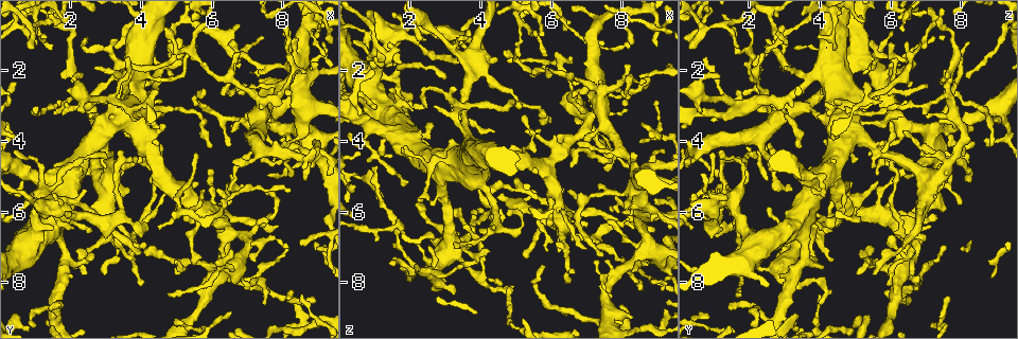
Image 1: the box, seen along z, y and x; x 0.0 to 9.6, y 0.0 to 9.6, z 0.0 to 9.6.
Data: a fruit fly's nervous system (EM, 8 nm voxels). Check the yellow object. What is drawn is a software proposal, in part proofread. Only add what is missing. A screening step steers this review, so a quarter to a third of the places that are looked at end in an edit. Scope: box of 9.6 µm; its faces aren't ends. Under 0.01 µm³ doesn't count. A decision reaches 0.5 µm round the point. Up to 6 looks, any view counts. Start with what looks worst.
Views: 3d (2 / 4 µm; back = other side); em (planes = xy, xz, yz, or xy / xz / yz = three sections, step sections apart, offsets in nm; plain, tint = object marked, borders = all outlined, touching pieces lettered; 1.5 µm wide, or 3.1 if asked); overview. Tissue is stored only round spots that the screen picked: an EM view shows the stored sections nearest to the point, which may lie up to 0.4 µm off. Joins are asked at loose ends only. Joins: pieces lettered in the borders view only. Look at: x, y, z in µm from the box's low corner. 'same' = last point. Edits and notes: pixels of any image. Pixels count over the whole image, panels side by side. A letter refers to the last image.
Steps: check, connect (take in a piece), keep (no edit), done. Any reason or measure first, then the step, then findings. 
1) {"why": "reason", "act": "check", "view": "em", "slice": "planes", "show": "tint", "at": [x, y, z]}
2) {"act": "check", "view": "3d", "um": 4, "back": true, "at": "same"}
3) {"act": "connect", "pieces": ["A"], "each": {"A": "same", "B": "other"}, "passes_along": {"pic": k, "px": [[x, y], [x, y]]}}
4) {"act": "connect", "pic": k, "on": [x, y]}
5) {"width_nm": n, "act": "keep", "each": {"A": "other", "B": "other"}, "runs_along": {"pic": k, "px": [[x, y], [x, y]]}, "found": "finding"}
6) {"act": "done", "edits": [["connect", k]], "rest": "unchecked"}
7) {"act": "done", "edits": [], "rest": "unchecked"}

{"why": "thin end", "act": "check", "view": "em", "slice": "xy", "step": 4, "show": "borders", "at": [6.50, 7.10, 1.55]}

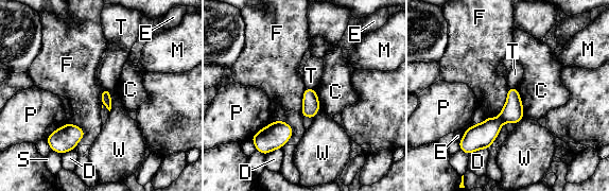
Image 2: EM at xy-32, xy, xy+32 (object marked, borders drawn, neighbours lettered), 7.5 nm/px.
{"why": "another direction", "act": "check", "view": "em", "slice": "planes", "show": "borders", "at": "same"}

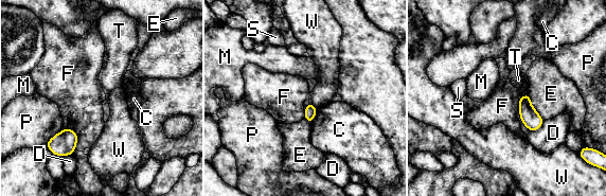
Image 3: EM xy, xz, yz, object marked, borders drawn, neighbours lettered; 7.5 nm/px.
{"act": "keep", "each": {"C": "other", "D": "other", "E": "other", "F": "other", "M": "other", "P": "other", "S": "other", "T": "other", "W": "other"}, "border": {"pic": 3, "px": [[65, 126], [77, 136], [75, 149]]}, "found": "no lettered piece goes on from it"}

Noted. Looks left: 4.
{"why": "thin end", "act": "check", "view": "3d", "um": 4, "at": [7.40, 1.00, 7.25]}

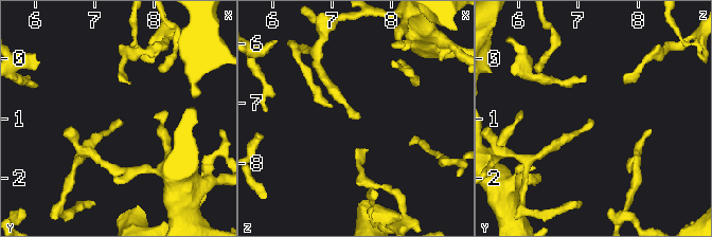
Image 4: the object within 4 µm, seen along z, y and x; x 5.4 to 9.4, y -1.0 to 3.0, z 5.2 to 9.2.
{"act": "check", "view": "em", "slice": "planes", "show": "borders", "at": [7.45, 1.05, 7.25]}

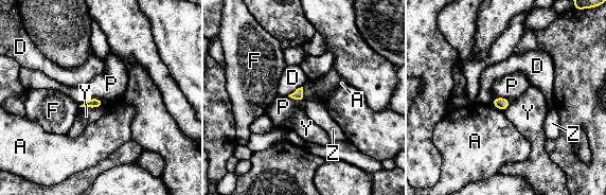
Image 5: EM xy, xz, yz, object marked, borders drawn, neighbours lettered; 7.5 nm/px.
{"longest_contact_nm": ["Y", 180], "act": "keep", "each": {"A": "other", "D": "other", "F": "other", "P": "other", "Y": "other", "Z": "other"}, "border": {"pic": 5, "px": [[303, 87], [298, 101], [288, 96]]}, "found": "no lettered piece goes on from it"}

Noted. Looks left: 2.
{"why": "free end", "act": "check", "view": "em", "slice": "planes", "show": "borders", "at": [4.75, 8.35, 1.85]}

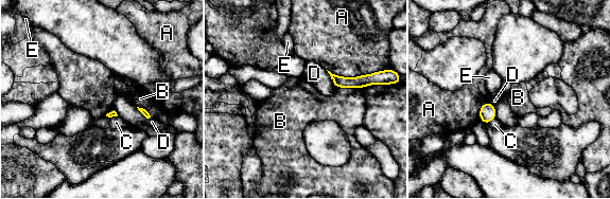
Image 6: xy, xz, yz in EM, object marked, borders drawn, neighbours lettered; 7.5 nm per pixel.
{"longest_contact_nm": ["A", 360], "act": "keep", "each": {"A": "other", "B": "other", "C": "other", "D": "other", "E": "other"}, "found": "none of them fits"}

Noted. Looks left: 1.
{"act": "done", "edits": [], "rest": "unchecked"}

